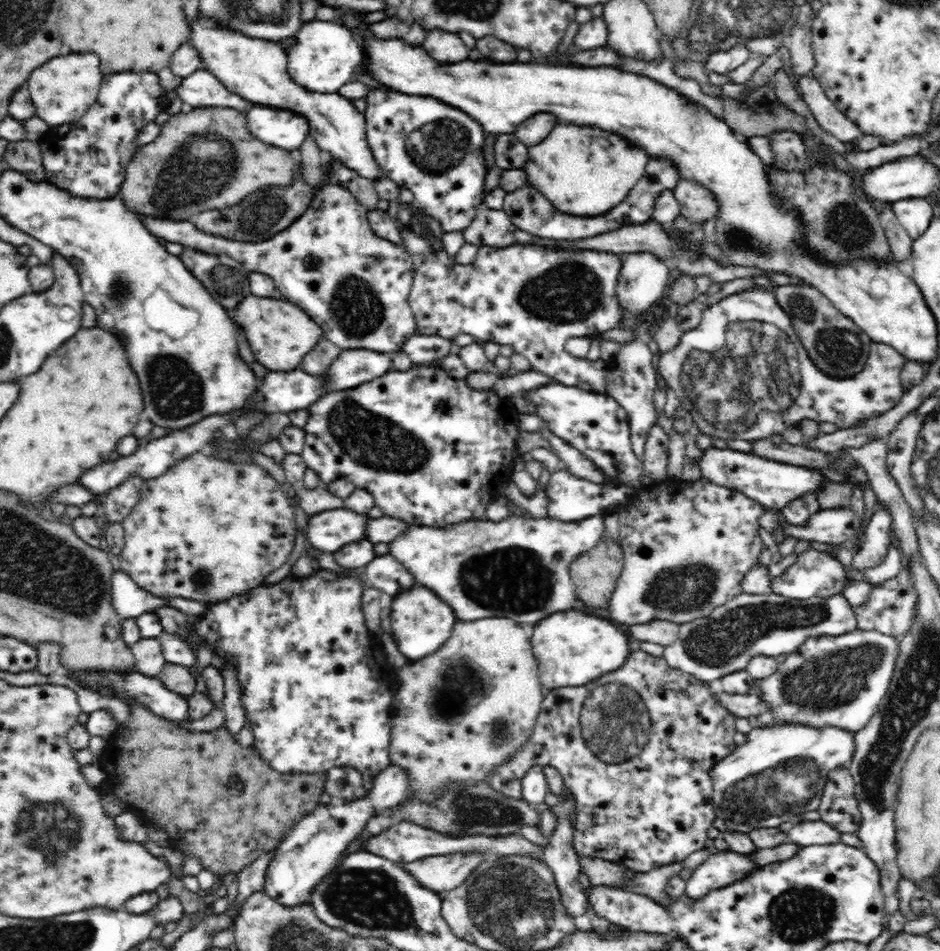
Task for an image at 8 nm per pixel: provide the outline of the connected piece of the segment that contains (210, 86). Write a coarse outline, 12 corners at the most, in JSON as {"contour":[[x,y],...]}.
{"contour":[[200,69],[174,88],[186,109],[251,102]]}

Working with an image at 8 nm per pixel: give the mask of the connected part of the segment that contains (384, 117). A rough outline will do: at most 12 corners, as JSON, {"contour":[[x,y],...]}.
{"contour":[[370,88],[385,176],[443,233],[486,194],[483,126],[436,98]]}

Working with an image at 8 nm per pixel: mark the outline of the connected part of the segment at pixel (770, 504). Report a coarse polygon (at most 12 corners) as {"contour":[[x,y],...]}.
{"contour":[[714,446],[698,467],[766,509],[818,490],[808,468]]}

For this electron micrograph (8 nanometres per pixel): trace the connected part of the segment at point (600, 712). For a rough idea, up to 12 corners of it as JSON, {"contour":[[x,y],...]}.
{"contour":[[637,648],[546,692],[484,782],[534,765],[573,846],[638,874],[704,849],[734,720]]}

